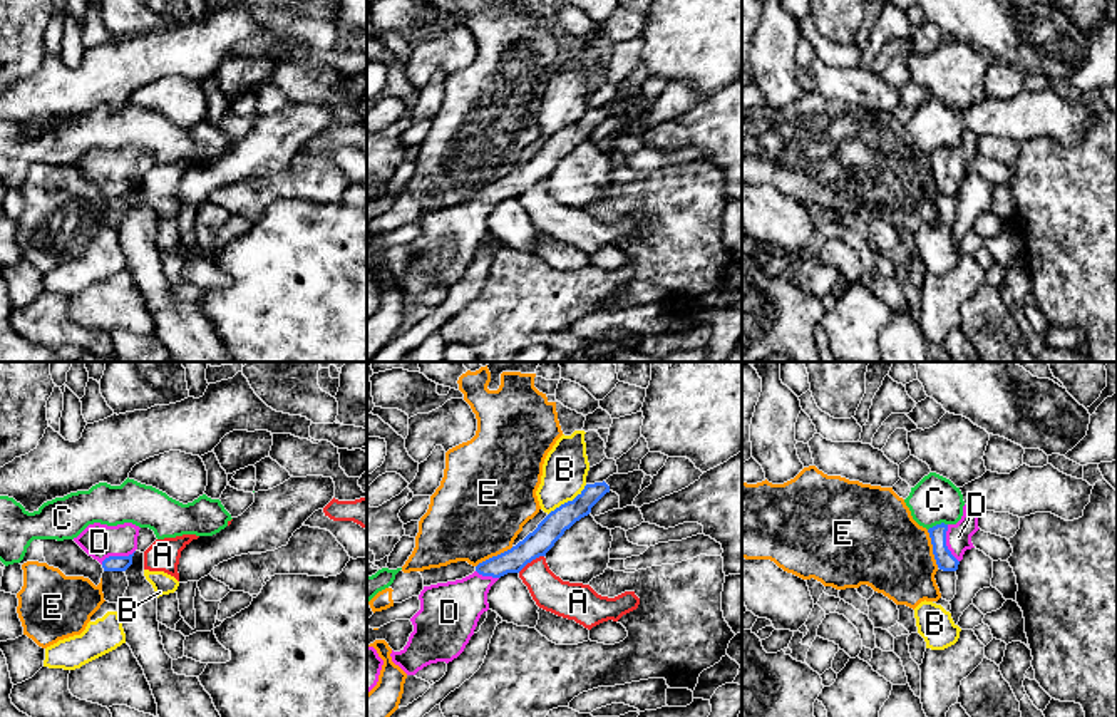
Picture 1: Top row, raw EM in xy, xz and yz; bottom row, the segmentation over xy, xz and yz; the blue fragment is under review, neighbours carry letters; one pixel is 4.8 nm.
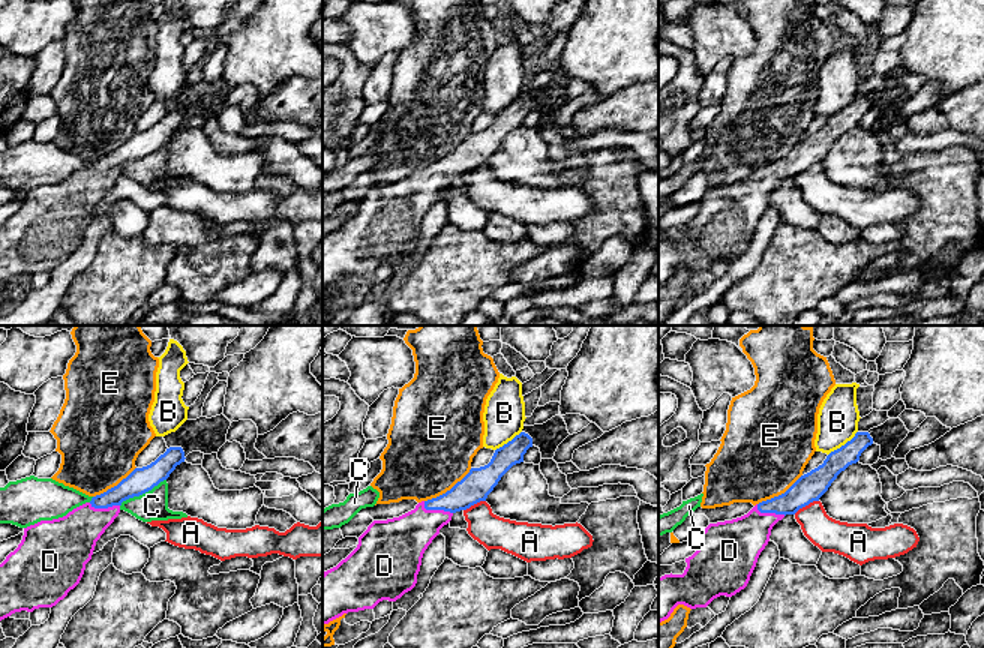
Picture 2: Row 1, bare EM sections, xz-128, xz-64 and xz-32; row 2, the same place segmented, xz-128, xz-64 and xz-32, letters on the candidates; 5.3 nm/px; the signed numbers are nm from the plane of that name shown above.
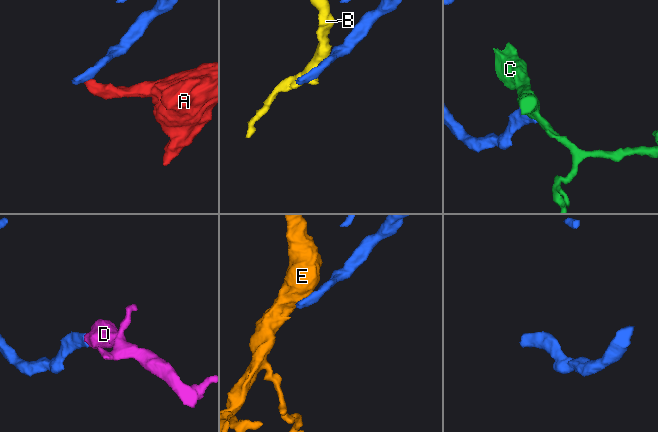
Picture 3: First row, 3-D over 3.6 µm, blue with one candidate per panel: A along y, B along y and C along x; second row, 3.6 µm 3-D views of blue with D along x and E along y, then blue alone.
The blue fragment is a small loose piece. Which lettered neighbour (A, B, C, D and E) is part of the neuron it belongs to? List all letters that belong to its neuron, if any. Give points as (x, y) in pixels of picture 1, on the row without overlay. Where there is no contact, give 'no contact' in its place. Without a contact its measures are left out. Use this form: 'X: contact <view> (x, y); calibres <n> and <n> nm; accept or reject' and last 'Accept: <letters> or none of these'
A: contact xz (530, 186); calibres 120 and 170 nm; reject
B: contact xz (568, 126); calibres 120 and 220 nm; reject
C: contact yz (936, 149); calibres 90 and 240 nm; reject
D: contact yz (945, 168); calibres 90 and 130 nm; accept
E: contact yz (933, 173); calibres 90 and 400 nm; reject
Accept: D

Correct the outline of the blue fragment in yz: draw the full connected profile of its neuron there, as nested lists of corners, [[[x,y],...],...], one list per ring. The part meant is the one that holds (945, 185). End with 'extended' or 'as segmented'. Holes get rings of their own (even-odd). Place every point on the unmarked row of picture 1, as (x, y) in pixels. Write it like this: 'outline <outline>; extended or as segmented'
outline [[[965,129],[956,149],[936,149],[928,154],[936,189],[943,196],[956,196],[966,174],[975,173],[971,161],[978,156],[978,136]]]; extended

